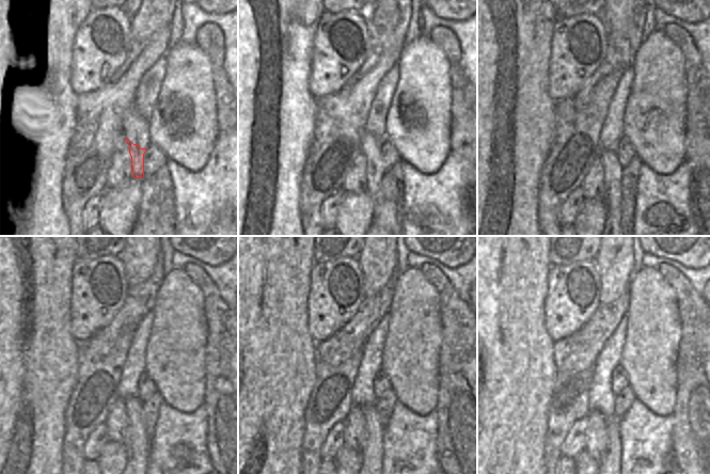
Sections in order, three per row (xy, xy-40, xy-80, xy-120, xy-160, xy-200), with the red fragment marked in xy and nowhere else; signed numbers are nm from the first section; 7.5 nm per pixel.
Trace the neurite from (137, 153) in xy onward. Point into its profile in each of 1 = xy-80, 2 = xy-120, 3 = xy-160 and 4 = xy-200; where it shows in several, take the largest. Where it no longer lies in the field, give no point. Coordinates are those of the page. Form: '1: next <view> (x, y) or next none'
1: next xy-80 (612, 169)
2: next xy-120 (138, 451)
3: next xy-160 (373, 453)
4: next xy-200 (613, 453)

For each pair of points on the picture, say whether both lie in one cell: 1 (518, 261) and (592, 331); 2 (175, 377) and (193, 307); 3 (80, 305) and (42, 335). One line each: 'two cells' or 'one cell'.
1: two cells
2: one cell
3: two cells

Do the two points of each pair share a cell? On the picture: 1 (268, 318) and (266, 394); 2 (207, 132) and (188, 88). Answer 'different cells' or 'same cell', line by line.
1: same cell
2: same cell

